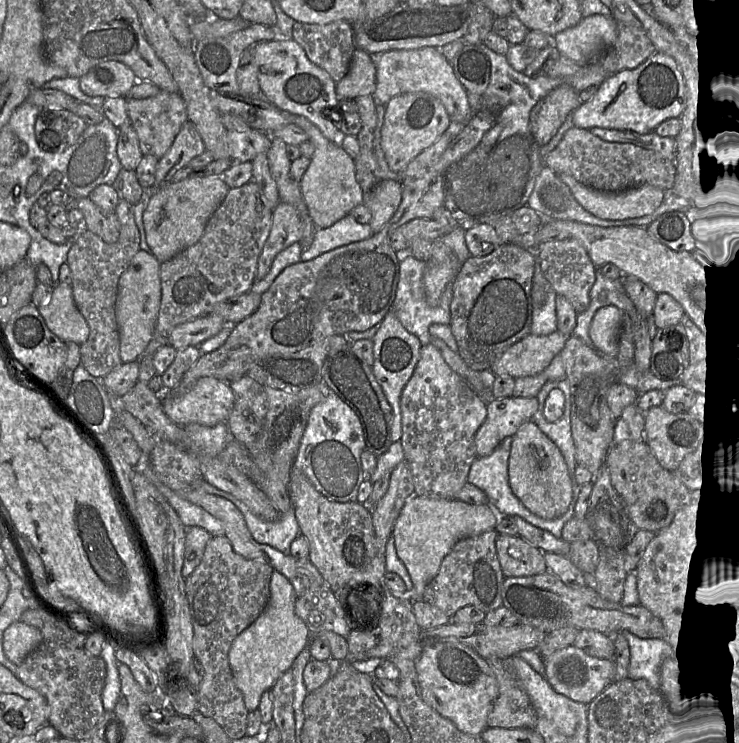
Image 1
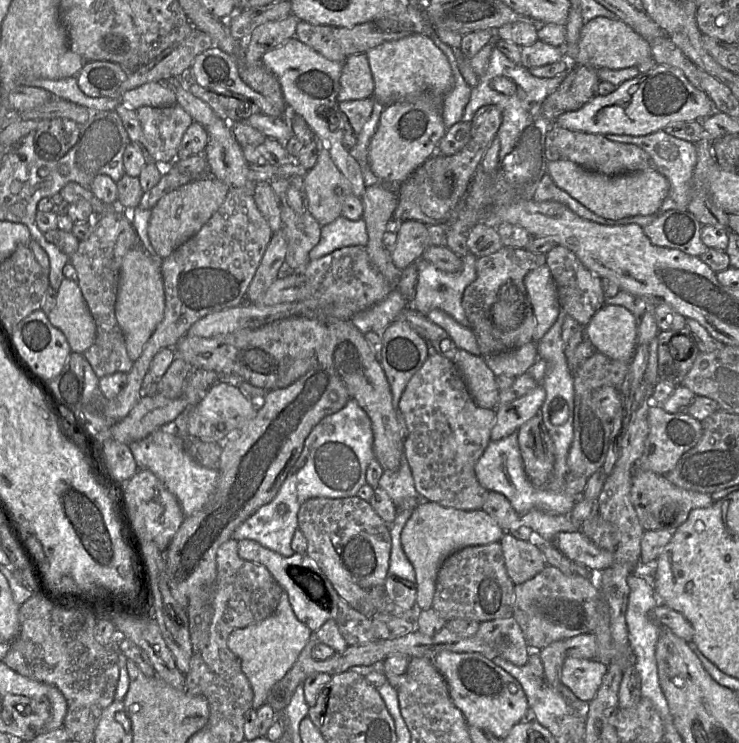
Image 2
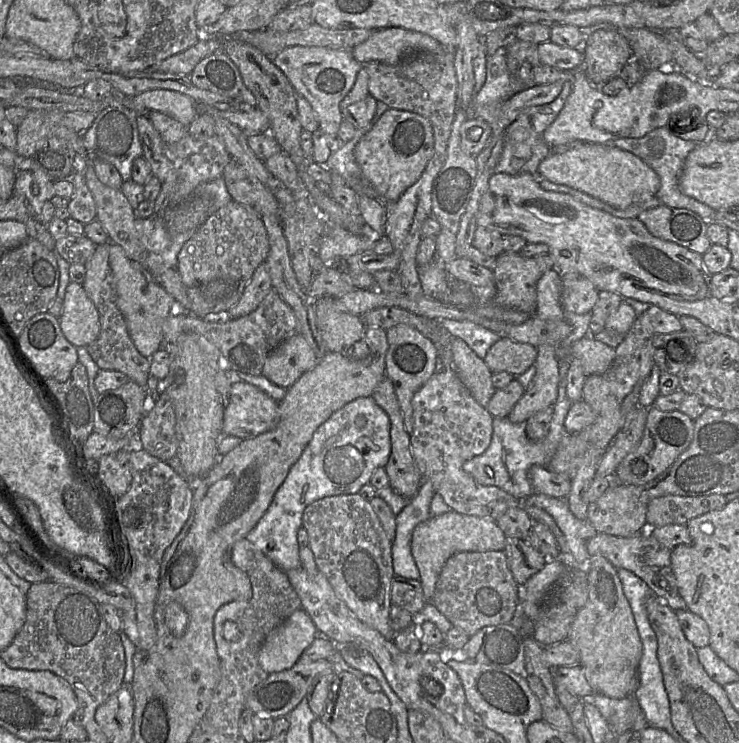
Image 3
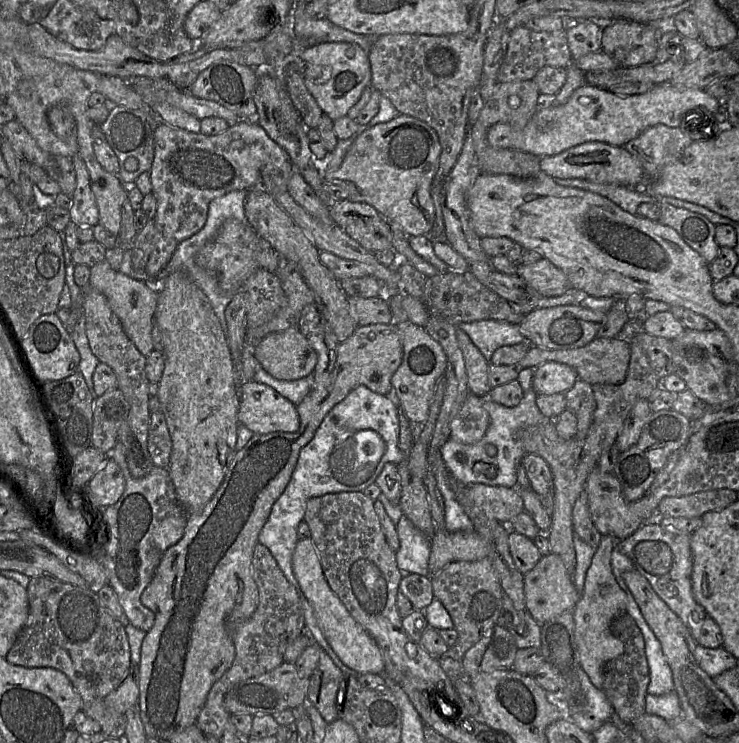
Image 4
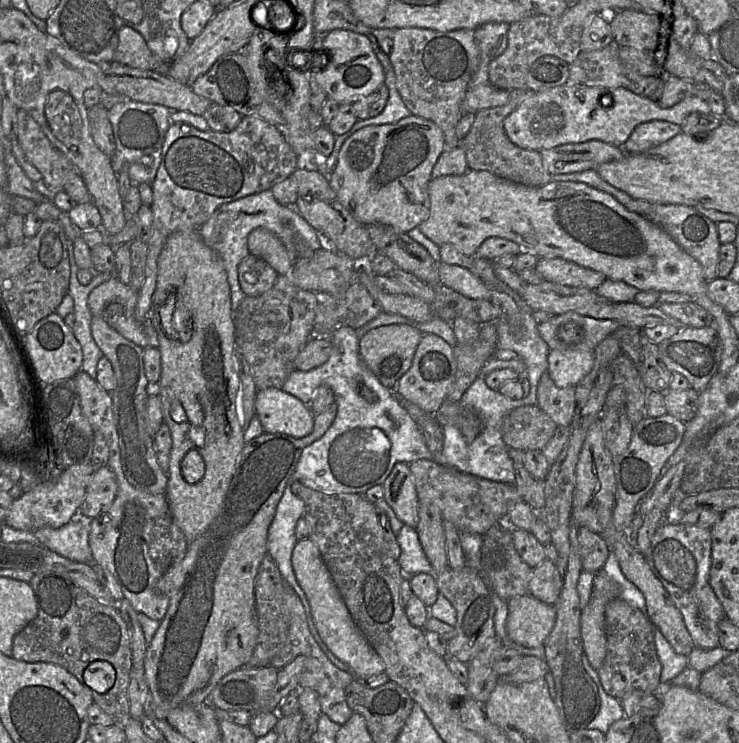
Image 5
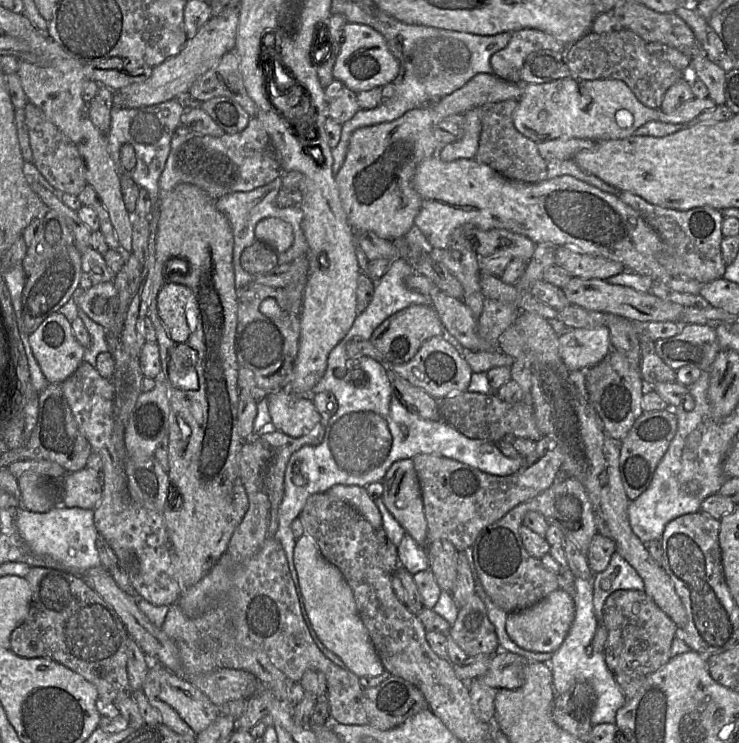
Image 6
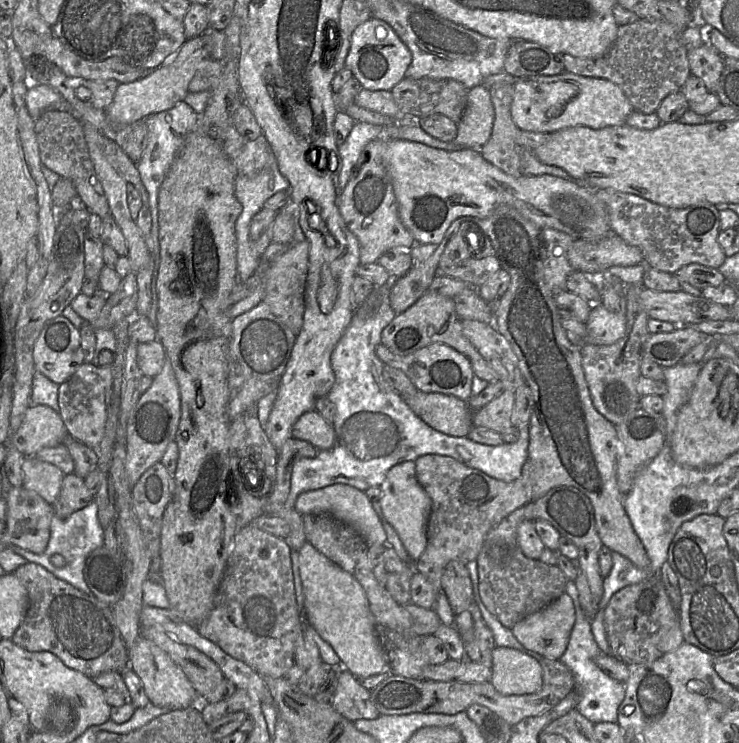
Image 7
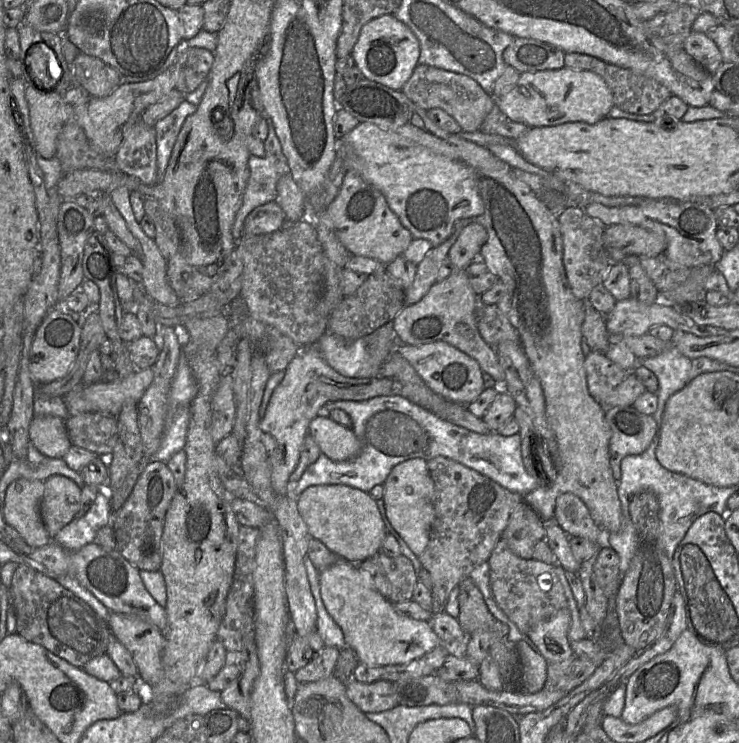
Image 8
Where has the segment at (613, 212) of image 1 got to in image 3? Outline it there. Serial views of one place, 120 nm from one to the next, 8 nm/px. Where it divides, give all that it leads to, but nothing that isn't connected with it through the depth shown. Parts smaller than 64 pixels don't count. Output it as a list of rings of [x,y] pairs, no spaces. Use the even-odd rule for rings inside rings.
[[[580,143],[565,152],[552,152],[539,164],[538,176],[584,192],[616,209],[655,197],[660,188],[660,178],[651,167],[612,144]]]

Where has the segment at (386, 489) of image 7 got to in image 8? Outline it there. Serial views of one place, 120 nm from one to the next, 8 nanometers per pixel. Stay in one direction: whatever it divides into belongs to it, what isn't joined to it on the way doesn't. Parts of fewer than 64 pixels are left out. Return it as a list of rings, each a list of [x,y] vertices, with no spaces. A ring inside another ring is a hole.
[[[413,458],[397,464],[392,468],[383,485],[387,519],[413,553],[420,556],[429,542],[435,517],[436,492],[427,461],[422,458]]]

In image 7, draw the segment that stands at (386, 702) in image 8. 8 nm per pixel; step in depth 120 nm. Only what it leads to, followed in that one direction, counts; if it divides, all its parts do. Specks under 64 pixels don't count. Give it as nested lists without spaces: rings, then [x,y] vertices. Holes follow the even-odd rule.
[[[342,667],[338,684],[331,700],[332,707],[351,722],[376,719],[380,716],[371,700],[371,691],[364,688],[358,678]]]

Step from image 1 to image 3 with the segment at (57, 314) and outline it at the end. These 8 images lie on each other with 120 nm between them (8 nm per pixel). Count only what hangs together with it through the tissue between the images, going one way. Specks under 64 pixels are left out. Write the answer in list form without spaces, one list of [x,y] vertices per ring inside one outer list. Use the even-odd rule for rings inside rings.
[[[69,282],[59,324],[66,339],[75,347],[87,347],[98,338],[99,314],[82,284]]]

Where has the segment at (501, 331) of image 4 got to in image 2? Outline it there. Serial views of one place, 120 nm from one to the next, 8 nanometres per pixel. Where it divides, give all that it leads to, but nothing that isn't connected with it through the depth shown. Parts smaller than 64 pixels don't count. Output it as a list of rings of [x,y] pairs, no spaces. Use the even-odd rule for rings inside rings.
[[[434,309],[427,314],[430,321],[447,332],[458,349],[462,349],[476,356],[481,356],[476,337],[470,327],[458,323],[446,312]]]

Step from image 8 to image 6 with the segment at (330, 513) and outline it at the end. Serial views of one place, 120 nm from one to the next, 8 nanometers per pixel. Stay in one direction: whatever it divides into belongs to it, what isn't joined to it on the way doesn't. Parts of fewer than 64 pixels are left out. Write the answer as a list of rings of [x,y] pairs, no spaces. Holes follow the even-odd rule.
[[[335,485],[327,493],[352,506],[375,530],[383,528],[382,517],[377,508],[377,504],[369,497],[365,488]]]

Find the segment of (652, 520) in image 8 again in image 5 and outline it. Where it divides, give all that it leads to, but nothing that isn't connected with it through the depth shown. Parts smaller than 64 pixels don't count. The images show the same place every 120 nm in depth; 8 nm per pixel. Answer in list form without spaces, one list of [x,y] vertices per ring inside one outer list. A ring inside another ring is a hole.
[[[616,598],[605,608],[605,628],[607,653],[597,672],[606,693],[618,700],[635,689],[654,694],[662,670],[655,646],[654,624],[640,609]]]

